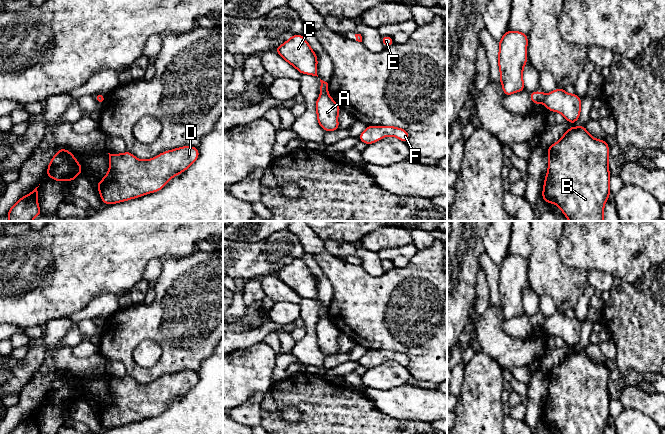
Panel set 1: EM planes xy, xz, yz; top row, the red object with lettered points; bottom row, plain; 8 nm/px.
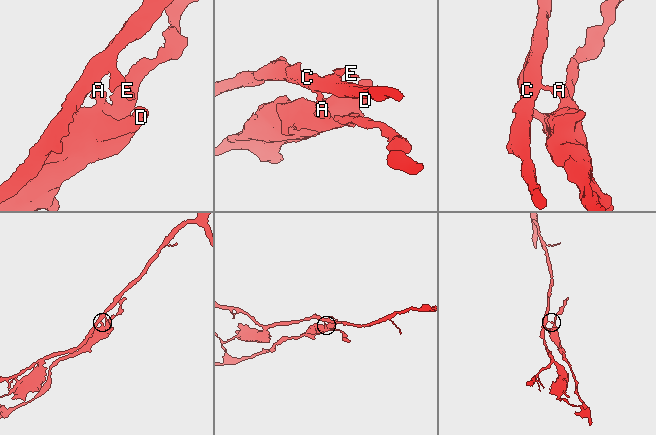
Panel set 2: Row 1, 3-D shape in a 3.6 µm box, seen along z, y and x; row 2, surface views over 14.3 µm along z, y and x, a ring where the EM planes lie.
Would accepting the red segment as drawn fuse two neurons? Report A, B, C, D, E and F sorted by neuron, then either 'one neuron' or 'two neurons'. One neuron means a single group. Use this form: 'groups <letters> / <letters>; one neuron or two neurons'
groups A B D F / C E; two neurons

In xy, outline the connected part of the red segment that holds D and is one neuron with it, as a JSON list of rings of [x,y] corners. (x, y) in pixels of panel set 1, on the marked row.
[[[196,147],[168,150],[149,160],[139,160],[126,151],[109,154],[109,170],[97,184],[101,201],[120,203],[161,190],[167,182],[185,172],[199,157]]]

